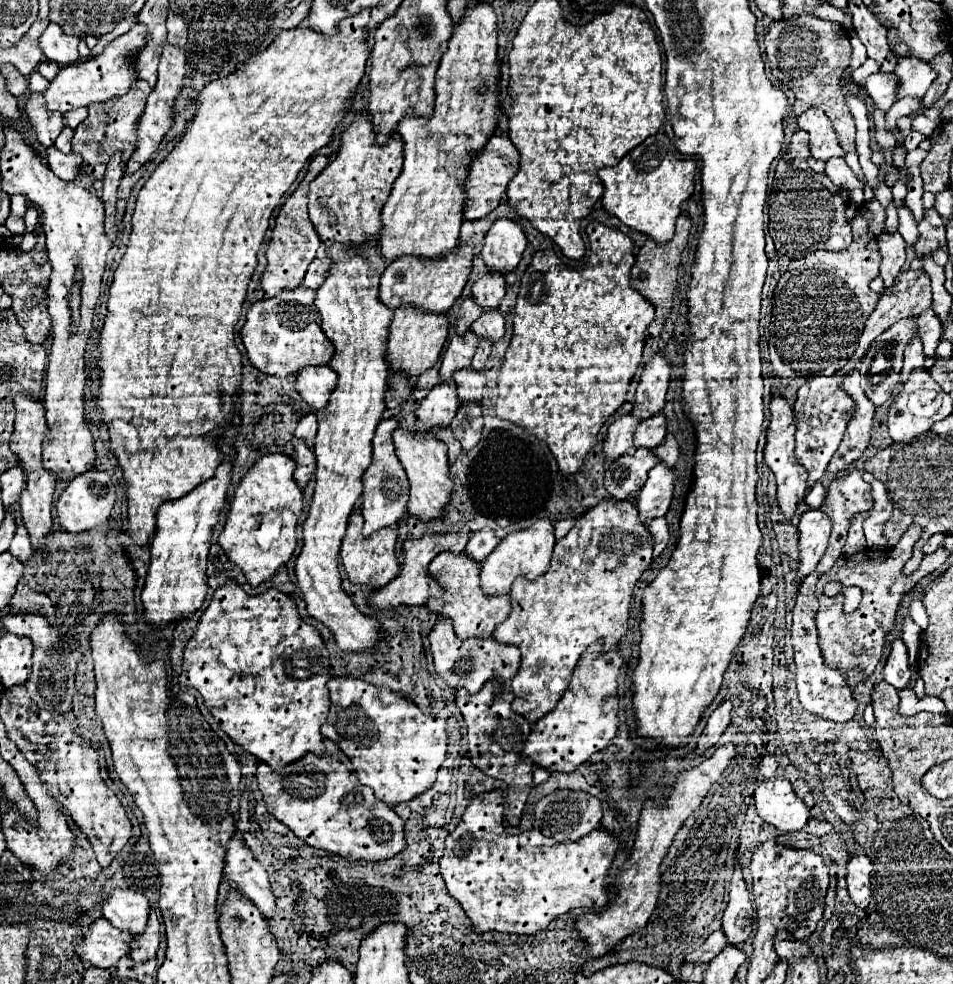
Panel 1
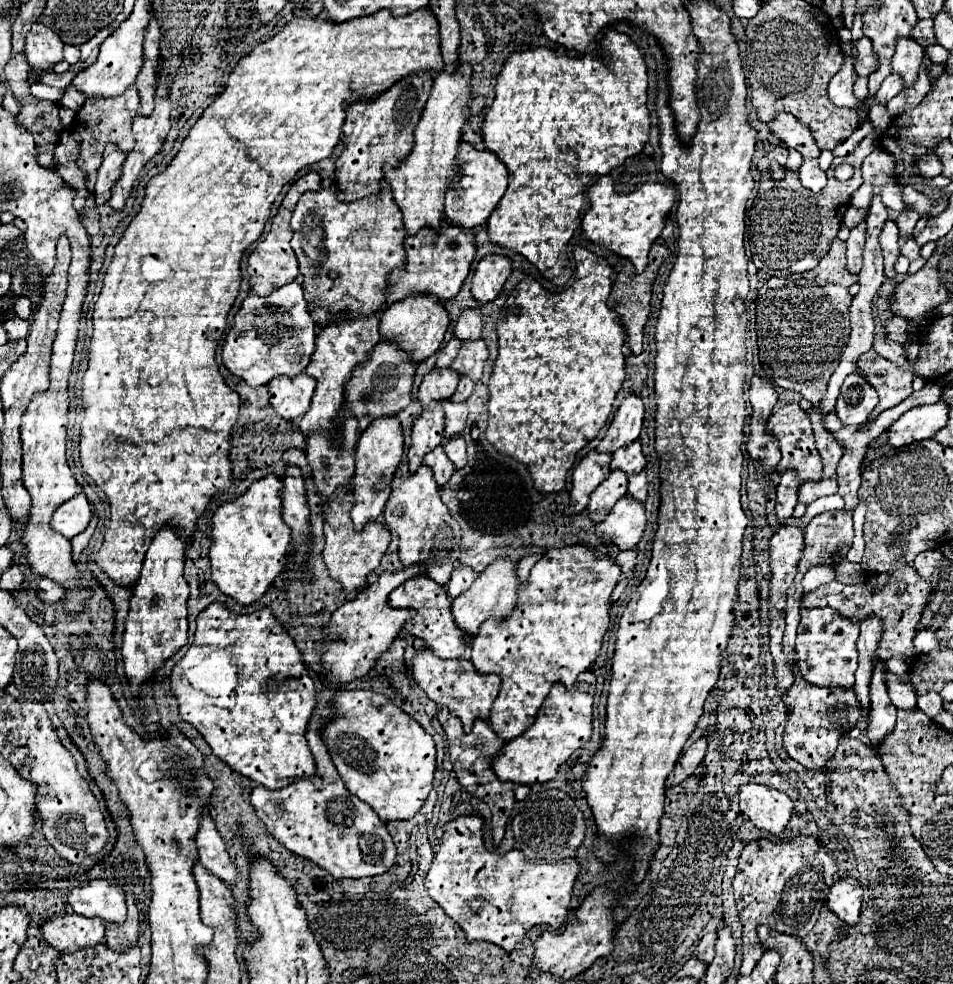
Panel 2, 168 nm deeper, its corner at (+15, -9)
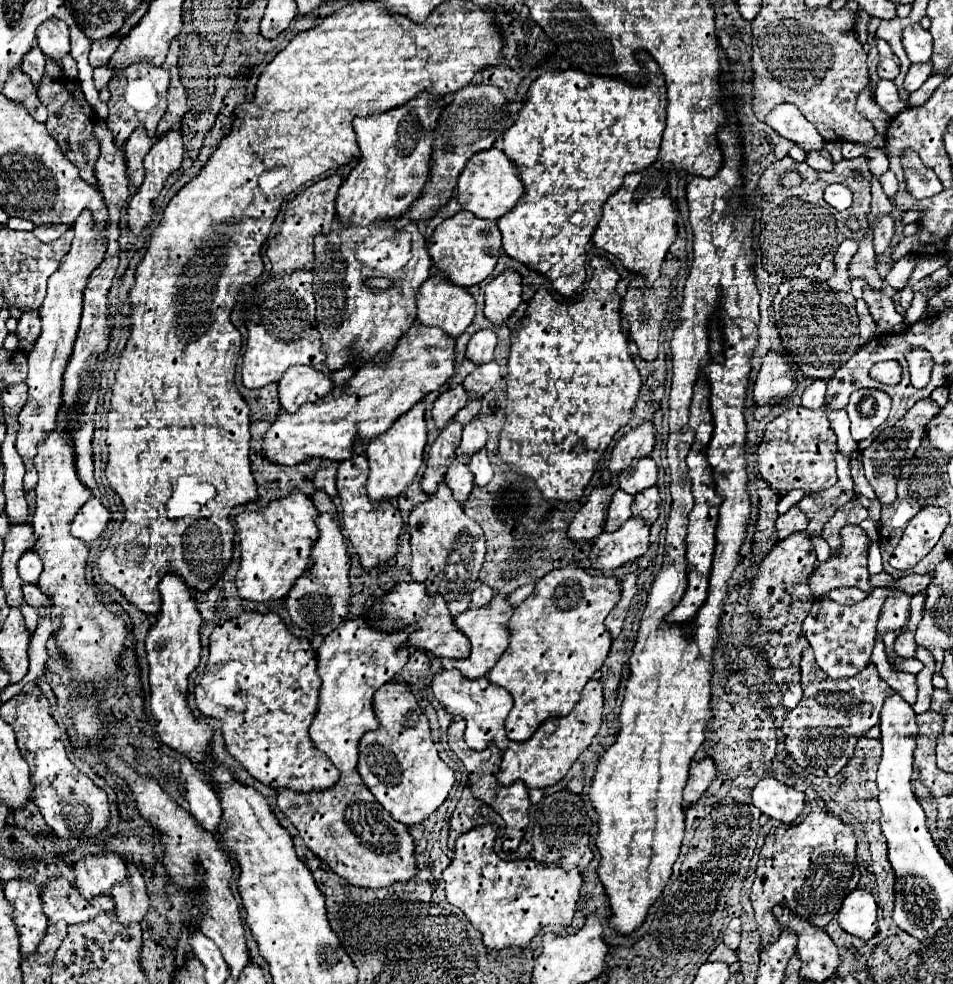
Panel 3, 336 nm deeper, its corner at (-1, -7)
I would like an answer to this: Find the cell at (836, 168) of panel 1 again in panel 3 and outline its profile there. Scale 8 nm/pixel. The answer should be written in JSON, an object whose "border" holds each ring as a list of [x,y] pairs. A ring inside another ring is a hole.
{"border":[[[828,150],[808,152],[806,162],[808,162],[814,170],[822,170],[822,172],[832,172],[832,168],[834,168],[834,160],[832,160],[832,156],[830,156]]]}

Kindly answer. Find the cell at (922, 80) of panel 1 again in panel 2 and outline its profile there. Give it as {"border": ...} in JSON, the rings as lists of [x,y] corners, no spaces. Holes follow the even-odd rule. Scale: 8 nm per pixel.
{"border":[[[896,38],[896,52],[892,58],[892,70],[898,72],[906,86],[912,86],[918,78],[918,66],[922,64],[924,48],[912,38]]]}

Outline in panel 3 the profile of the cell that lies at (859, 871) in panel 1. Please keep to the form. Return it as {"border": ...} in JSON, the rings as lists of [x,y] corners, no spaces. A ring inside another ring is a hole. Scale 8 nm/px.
{"border":[[[856,888],[844,898],[842,908],[838,912],[838,922],[848,934],[858,936],[862,940],[870,940],[878,928],[876,910],[878,906],[874,902],[874,896],[864,888]]]}

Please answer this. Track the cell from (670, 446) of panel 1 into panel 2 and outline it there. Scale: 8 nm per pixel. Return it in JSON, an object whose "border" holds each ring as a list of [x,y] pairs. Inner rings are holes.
{"border":[[[646,472],[634,474],[632,478],[628,478],[628,492],[626,496],[632,496],[638,502],[644,502],[648,496],[648,480],[646,480]]]}

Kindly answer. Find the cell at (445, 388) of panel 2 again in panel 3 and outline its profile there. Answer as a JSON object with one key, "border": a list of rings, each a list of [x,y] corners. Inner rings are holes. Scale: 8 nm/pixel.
{"border":[[[462,384],[450,388],[448,392],[442,392],[432,408],[432,418],[436,426],[442,430],[456,416],[456,412],[466,406],[466,402],[468,402],[468,392],[466,388],[462,388]]]}

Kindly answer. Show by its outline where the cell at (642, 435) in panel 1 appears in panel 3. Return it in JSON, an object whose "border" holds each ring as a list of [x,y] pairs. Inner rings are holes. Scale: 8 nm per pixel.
{"border":[[[646,456],[644,460],[636,460],[636,464],[632,464],[632,468],[628,468],[626,474],[628,476],[620,476],[620,488],[624,492],[638,494],[640,490],[656,484],[658,468],[656,468],[654,460],[650,456]]]}

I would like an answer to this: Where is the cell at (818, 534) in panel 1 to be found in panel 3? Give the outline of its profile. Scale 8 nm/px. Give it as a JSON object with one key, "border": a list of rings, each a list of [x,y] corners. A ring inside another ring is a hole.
{"border":[[[806,530],[794,532],[794,536],[788,536],[788,540],[776,542],[772,552],[760,562],[758,576],[752,582],[752,598],[748,600],[748,610],[754,612],[762,622],[758,632],[754,632],[748,642],[754,642],[752,646],[760,646],[762,650],[766,650],[768,662],[772,666],[772,678],[784,694],[782,704],[790,710],[796,708],[802,698],[800,656],[804,654],[804,648],[810,648],[802,632],[802,620],[808,616],[814,604],[814,596],[806,584],[806,578],[814,566],[816,552],[812,546],[812,538]]]}

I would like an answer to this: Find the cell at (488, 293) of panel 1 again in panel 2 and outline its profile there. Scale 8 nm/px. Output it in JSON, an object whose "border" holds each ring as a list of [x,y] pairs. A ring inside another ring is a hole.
{"border":[[[464,310],[462,316],[456,322],[454,328],[454,336],[462,342],[468,340],[478,340],[480,338],[480,330],[482,330],[482,318],[476,310]]]}

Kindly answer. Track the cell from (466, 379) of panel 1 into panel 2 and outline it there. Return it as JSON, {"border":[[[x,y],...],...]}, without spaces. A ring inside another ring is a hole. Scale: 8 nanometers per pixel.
{"border":[[[442,402],[446,410],[446,438],[460,436],[466,428],[466,418],[468,418],[468,406],[466,402]]]}

